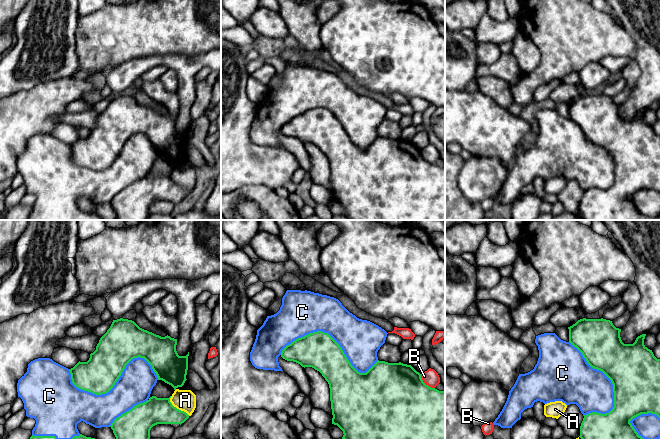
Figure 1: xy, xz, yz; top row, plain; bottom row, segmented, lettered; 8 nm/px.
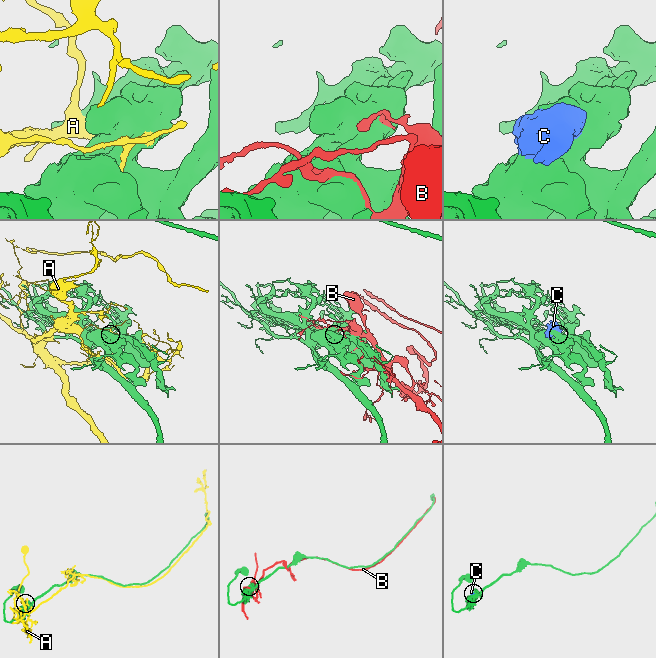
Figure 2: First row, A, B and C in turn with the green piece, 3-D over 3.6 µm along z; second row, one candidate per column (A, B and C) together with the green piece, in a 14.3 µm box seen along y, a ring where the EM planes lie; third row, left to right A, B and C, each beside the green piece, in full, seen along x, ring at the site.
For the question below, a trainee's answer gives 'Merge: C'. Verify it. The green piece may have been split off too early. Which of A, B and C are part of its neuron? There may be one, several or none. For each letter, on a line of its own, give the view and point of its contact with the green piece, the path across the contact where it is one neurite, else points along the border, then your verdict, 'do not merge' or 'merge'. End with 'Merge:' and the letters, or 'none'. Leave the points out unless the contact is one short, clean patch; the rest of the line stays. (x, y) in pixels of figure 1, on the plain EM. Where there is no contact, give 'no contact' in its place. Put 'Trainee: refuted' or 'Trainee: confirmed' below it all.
A: contact xy (176, 184); do not merge
B: contact xz (424, 159); do not merge
C: contact xy (114, 159); merge
Merge: C
Trainee: confirmed

